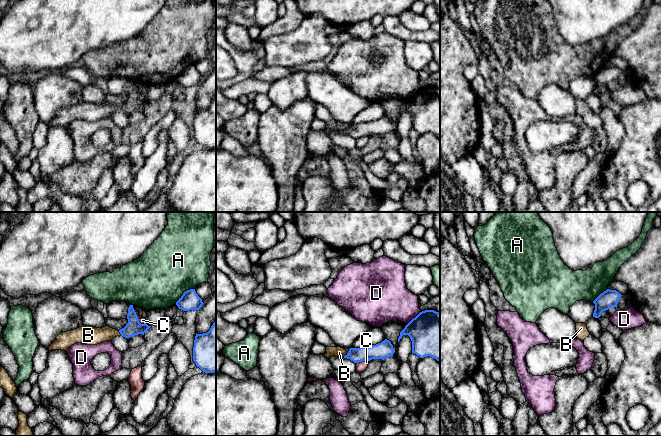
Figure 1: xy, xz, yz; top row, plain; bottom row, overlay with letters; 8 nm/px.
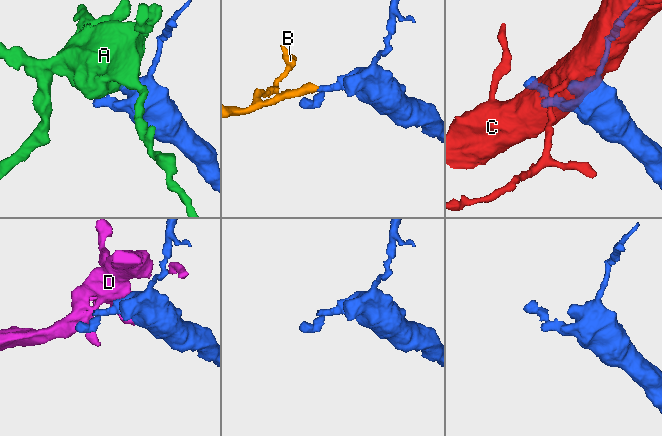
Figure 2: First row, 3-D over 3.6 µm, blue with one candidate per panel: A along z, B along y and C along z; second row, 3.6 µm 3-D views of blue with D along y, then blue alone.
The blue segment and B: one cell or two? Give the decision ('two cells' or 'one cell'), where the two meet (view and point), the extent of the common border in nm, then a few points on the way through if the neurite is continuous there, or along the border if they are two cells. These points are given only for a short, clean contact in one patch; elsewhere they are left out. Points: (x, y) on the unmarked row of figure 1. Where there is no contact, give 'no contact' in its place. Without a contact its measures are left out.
one cell; contact xz (345, 131); length 60 nm; way xz (356, 131), (345, 131), (339, 128)

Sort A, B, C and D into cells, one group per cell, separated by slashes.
A / B / C / D

